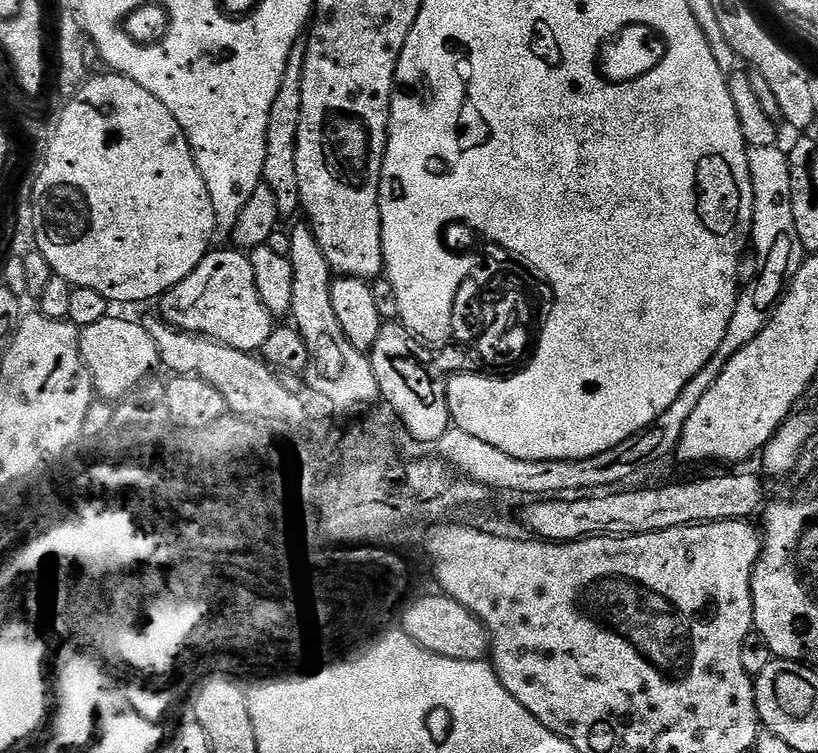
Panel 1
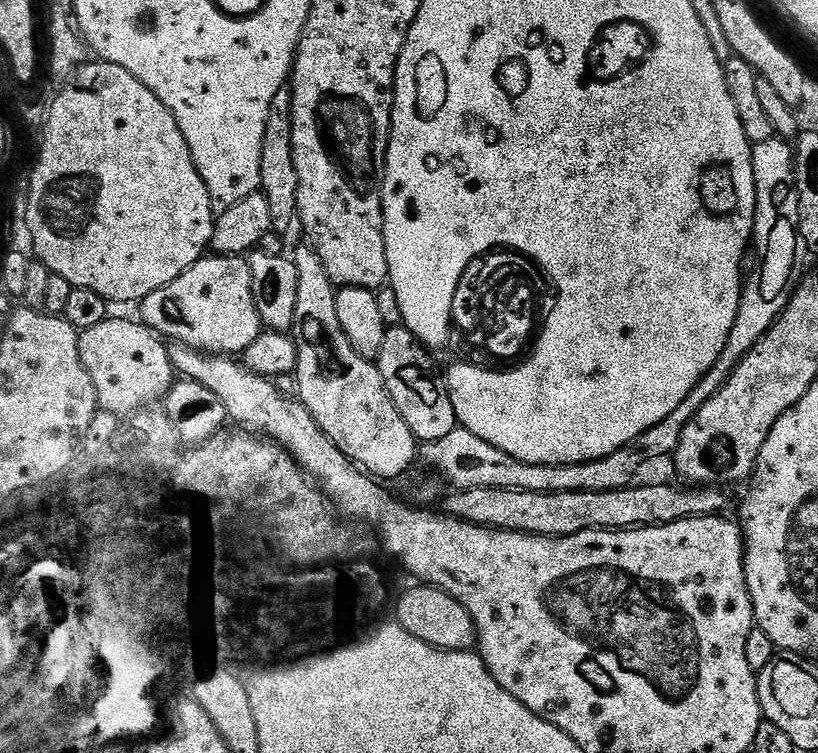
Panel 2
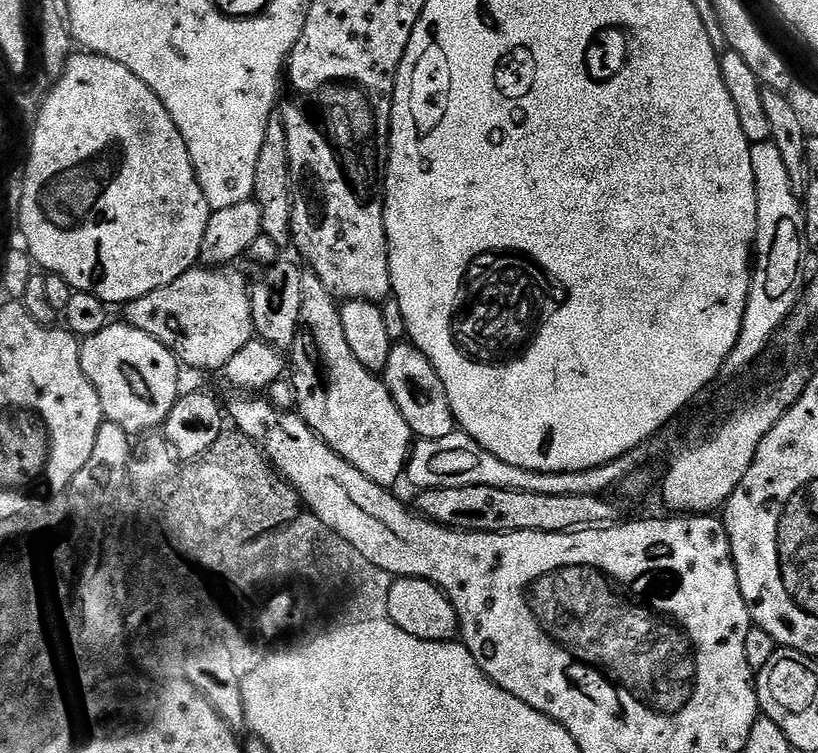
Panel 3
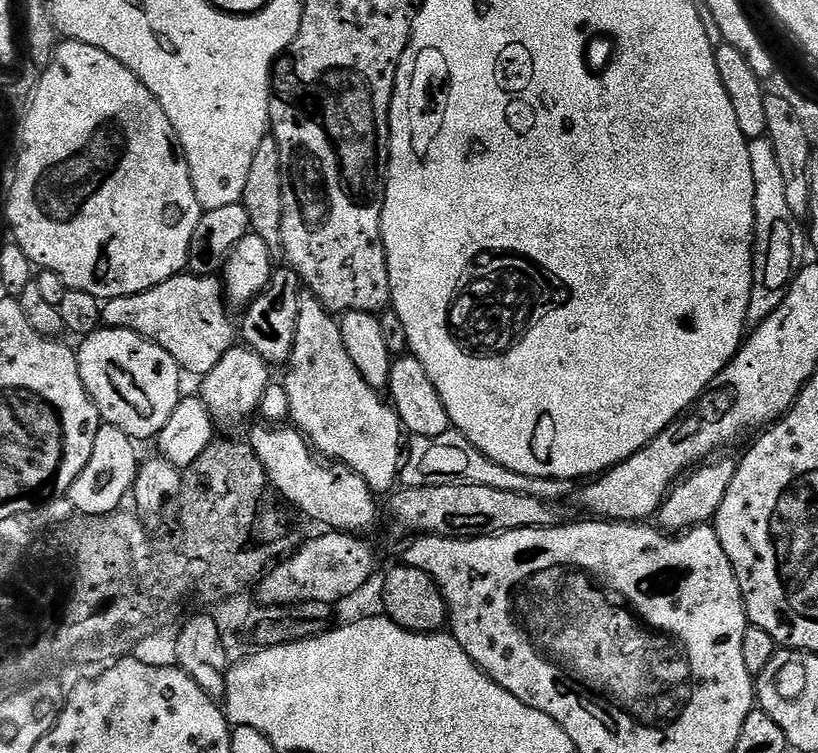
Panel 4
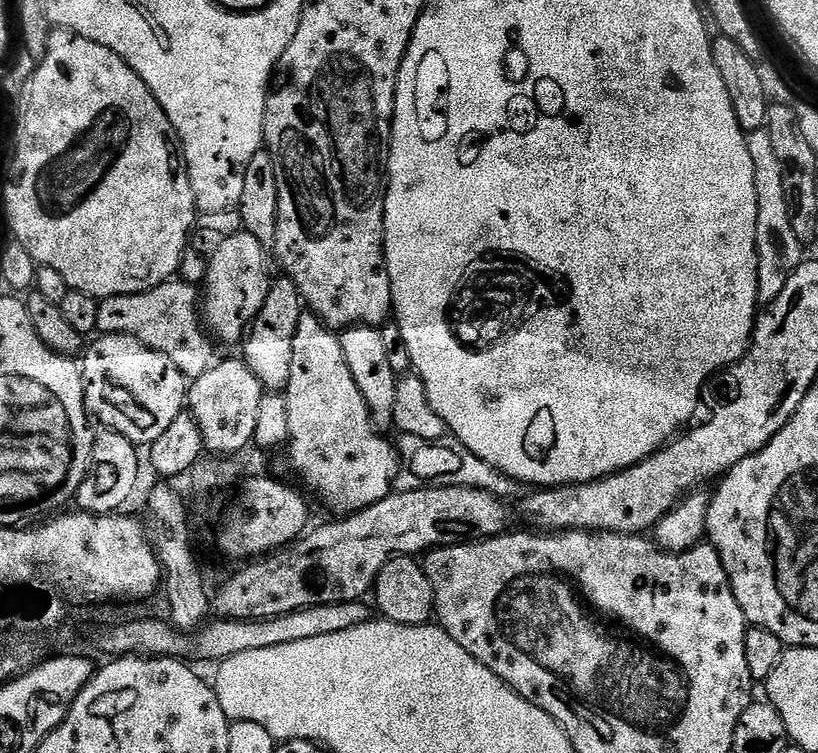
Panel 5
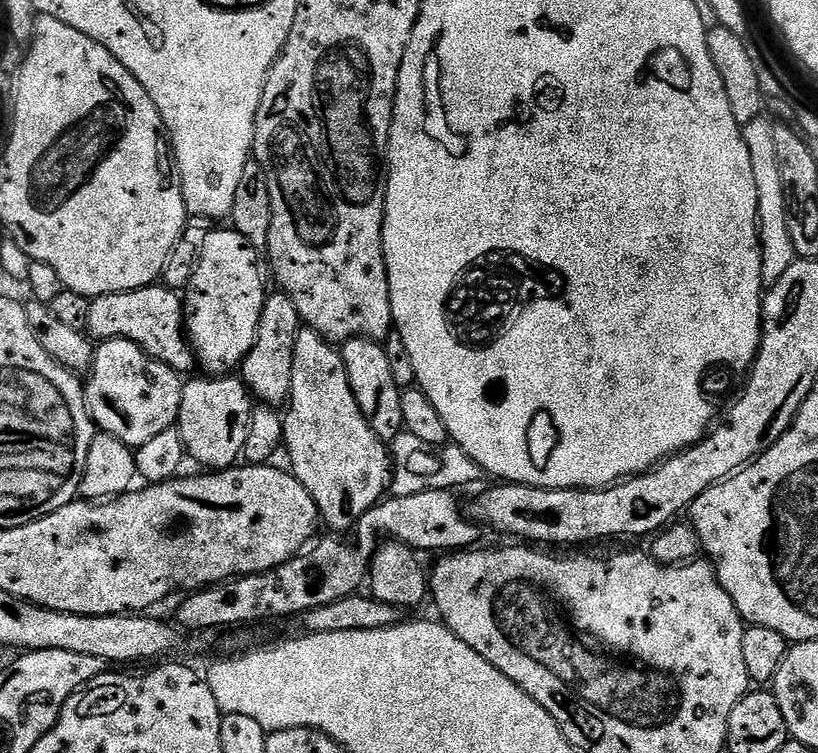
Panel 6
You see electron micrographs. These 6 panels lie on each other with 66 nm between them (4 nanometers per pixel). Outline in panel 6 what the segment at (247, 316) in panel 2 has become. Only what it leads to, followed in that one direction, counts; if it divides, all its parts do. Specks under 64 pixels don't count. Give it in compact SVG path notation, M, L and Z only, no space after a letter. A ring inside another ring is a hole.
M163 286L95 297L90 306L87 335L100 342L105 340L134 342L150 359L162 362L181 374L187 374L198 364L196 353L193 352L186 335L181 293Z

